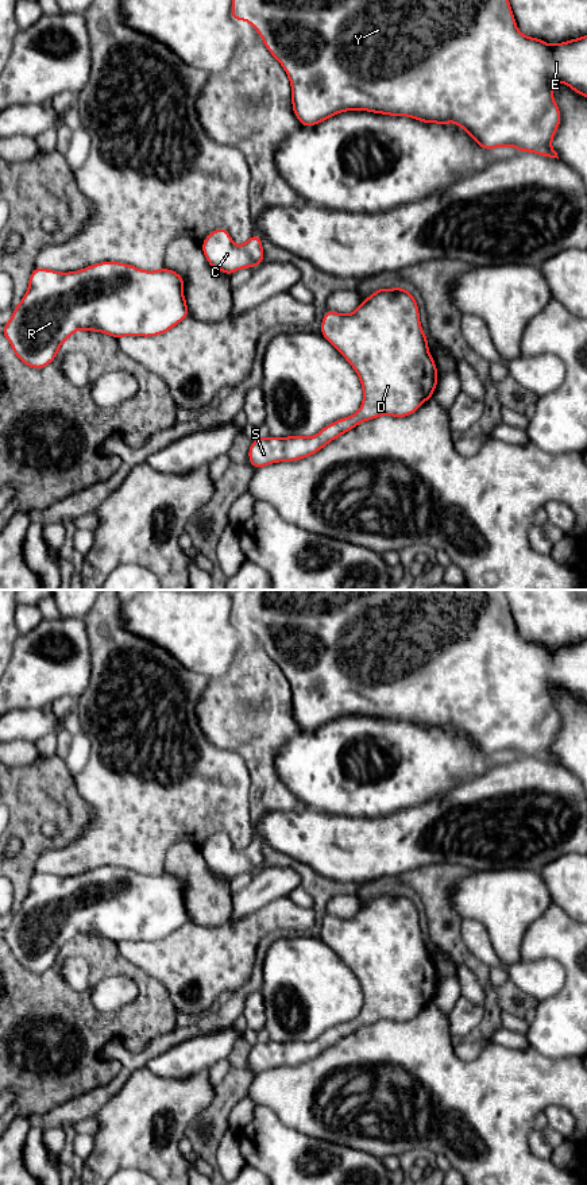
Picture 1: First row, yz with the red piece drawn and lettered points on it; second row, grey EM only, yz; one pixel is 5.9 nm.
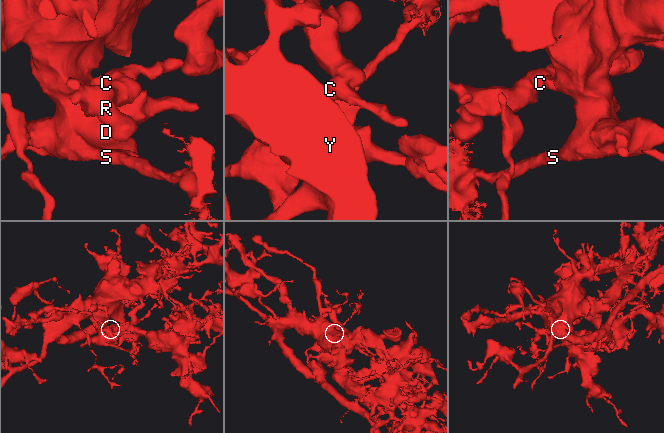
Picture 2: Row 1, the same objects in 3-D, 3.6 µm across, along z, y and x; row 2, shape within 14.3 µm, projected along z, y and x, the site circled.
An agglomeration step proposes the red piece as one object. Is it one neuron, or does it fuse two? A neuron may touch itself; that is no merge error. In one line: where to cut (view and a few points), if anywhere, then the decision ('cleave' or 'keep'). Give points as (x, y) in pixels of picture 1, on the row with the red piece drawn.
no cut | keep

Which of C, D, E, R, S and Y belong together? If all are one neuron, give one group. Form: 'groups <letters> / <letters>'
groups C D E R S Y

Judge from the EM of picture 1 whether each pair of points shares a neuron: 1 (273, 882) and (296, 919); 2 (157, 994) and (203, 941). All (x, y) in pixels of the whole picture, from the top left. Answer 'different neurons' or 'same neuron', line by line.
1: different neurons
2: different neurons

